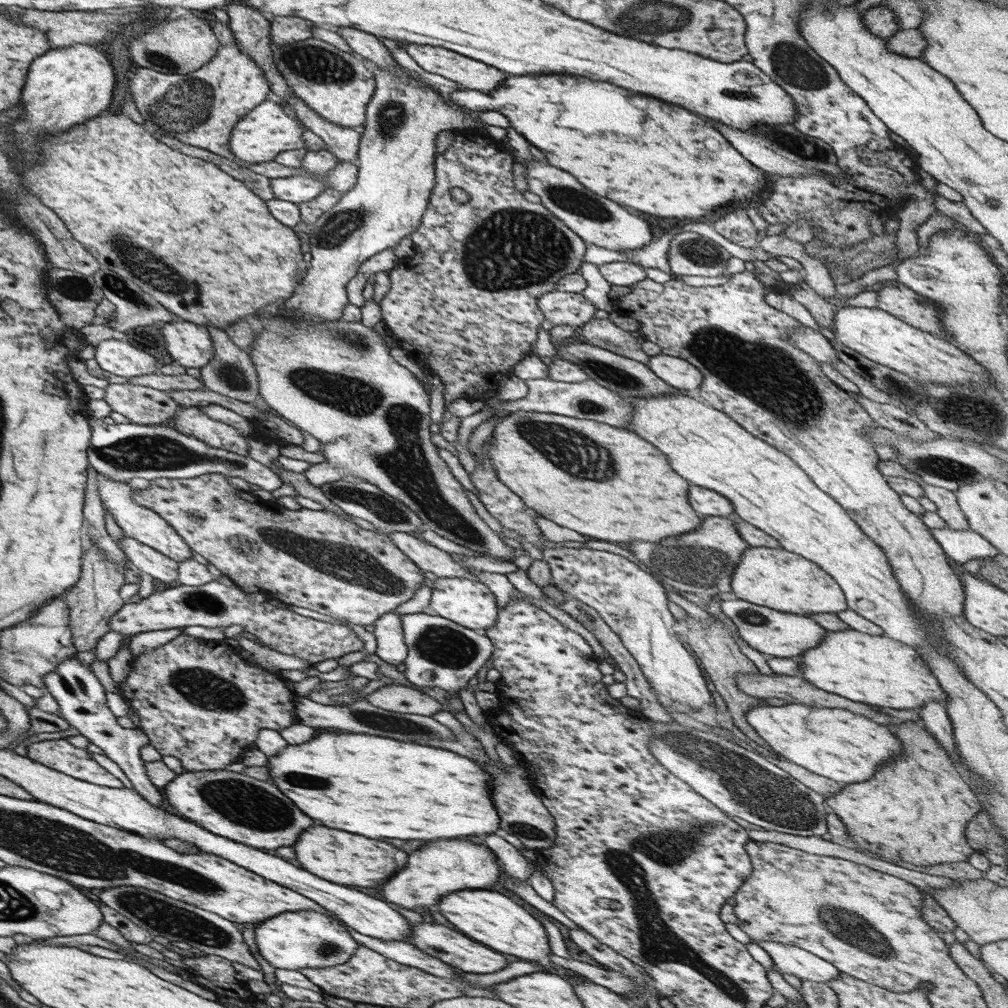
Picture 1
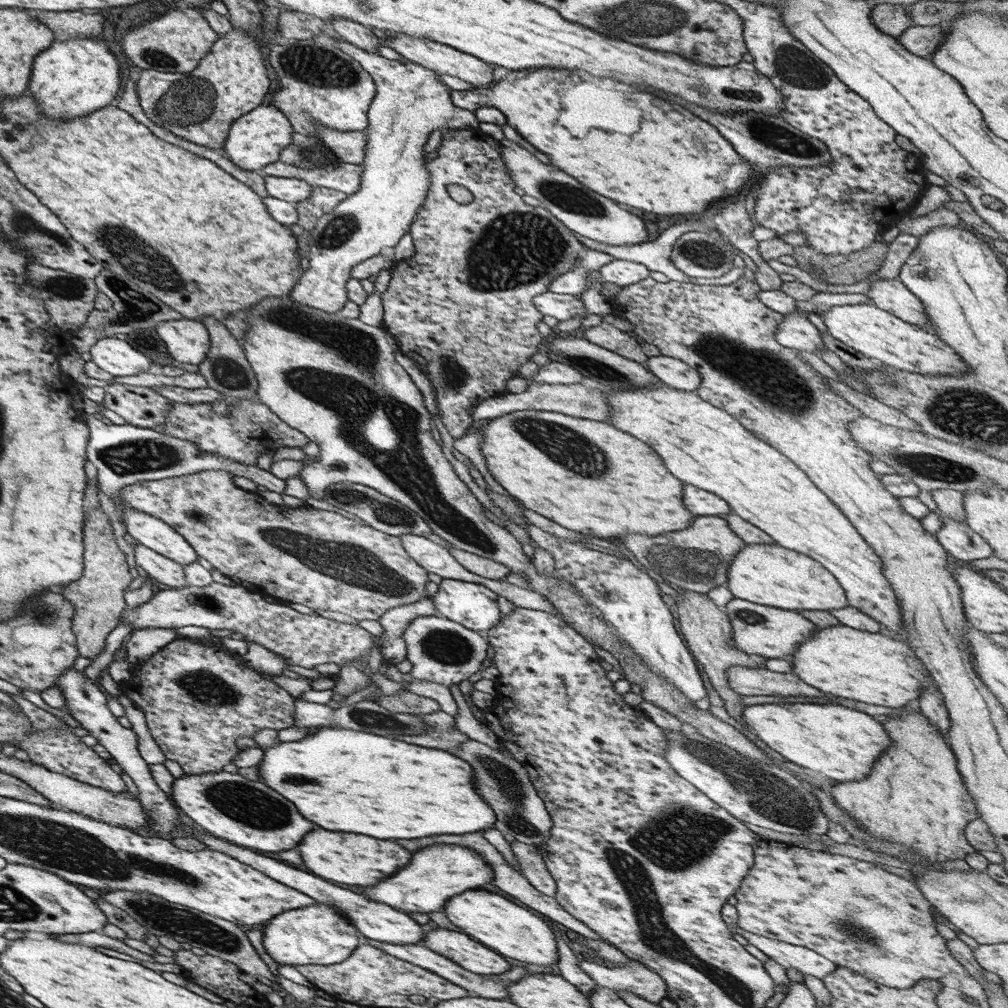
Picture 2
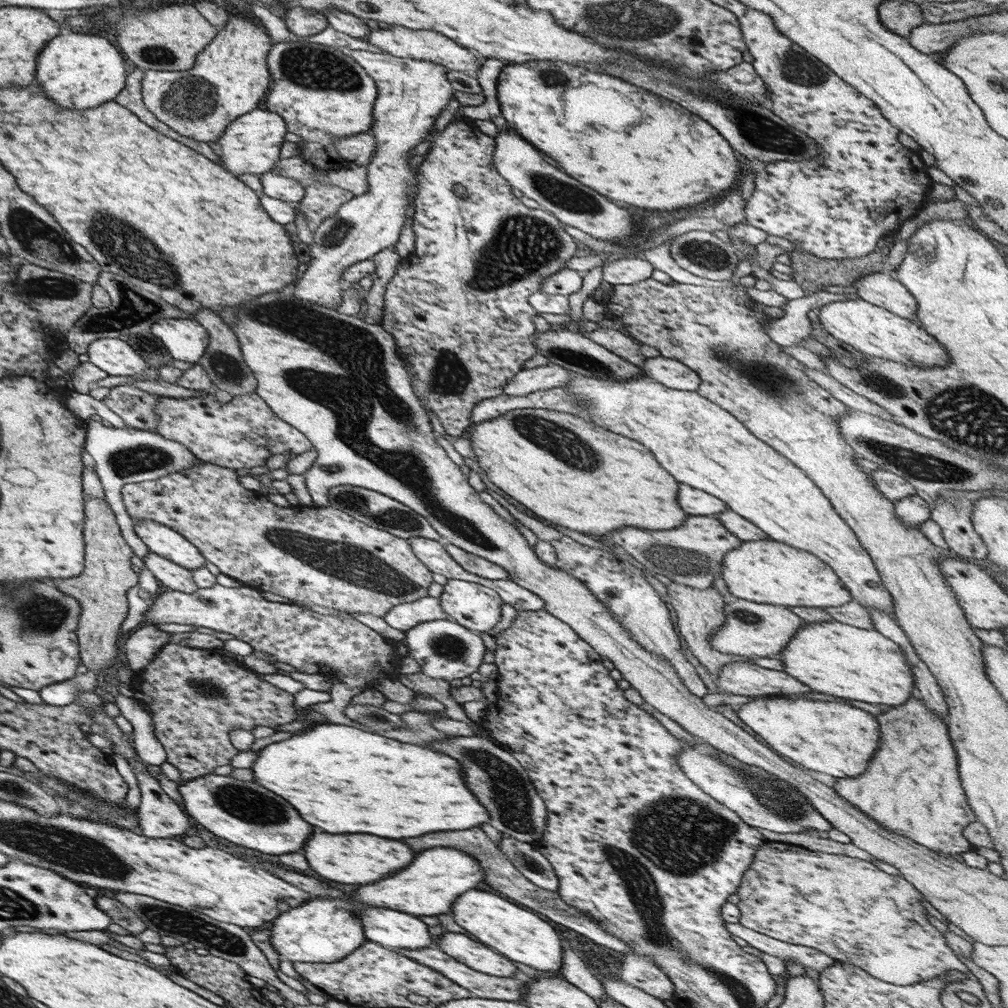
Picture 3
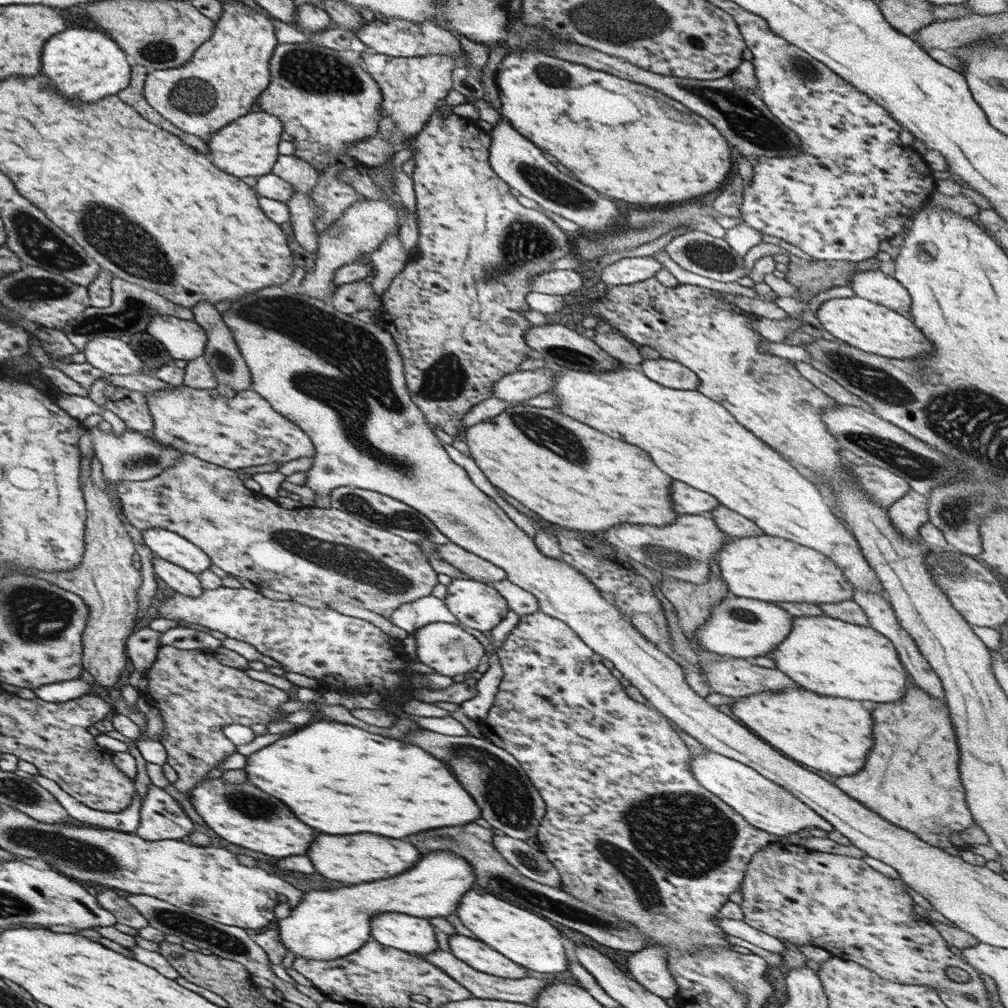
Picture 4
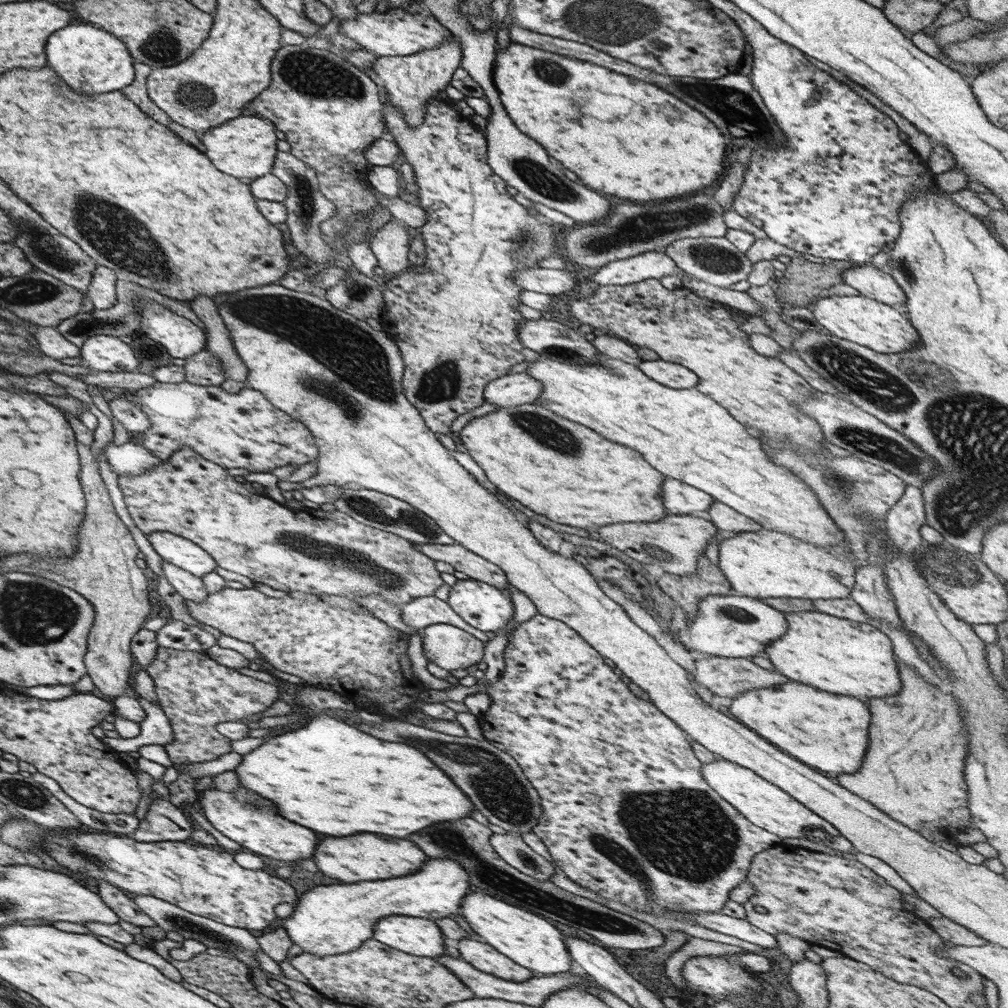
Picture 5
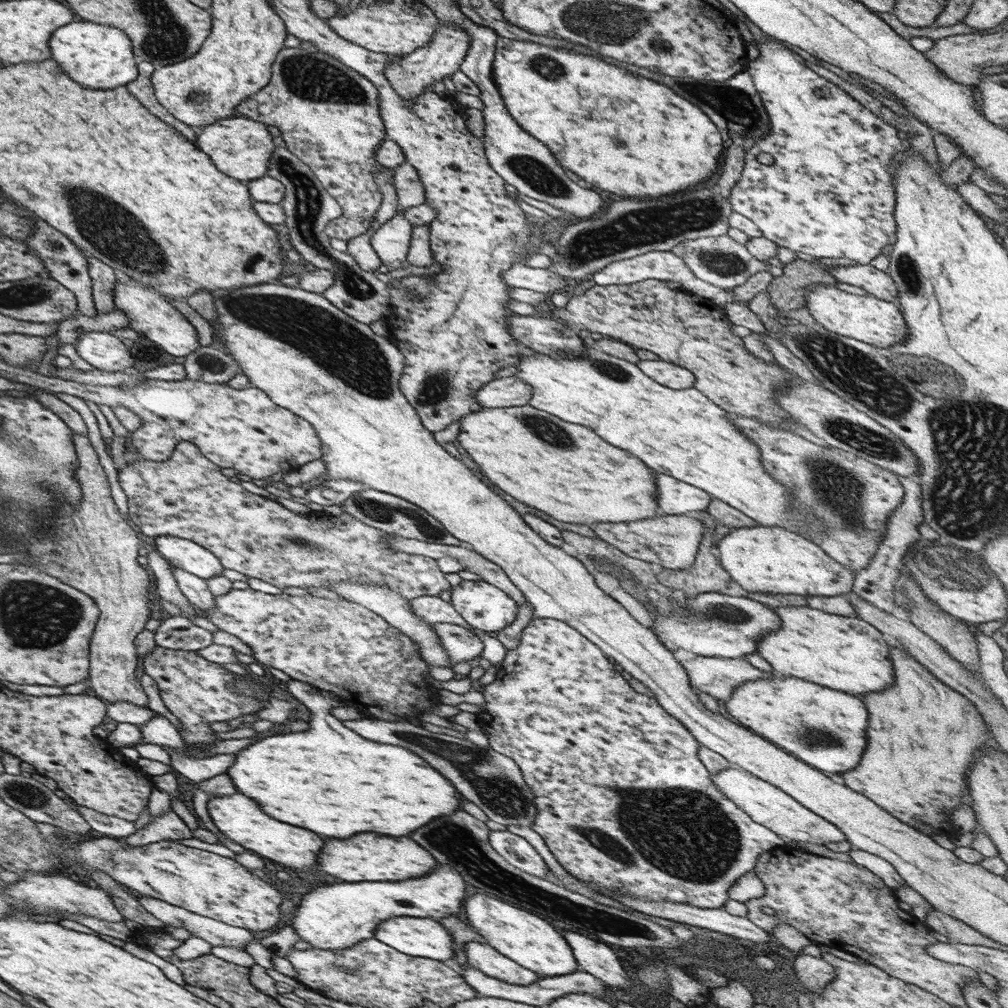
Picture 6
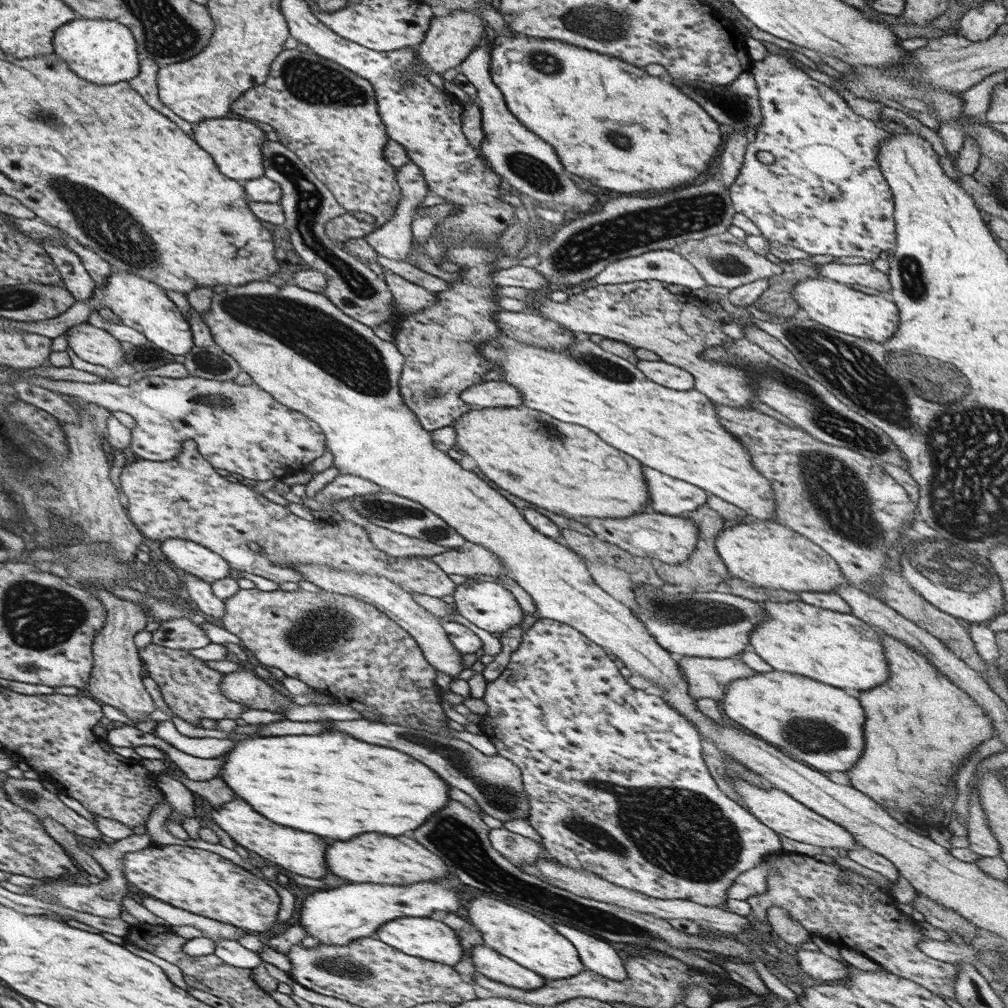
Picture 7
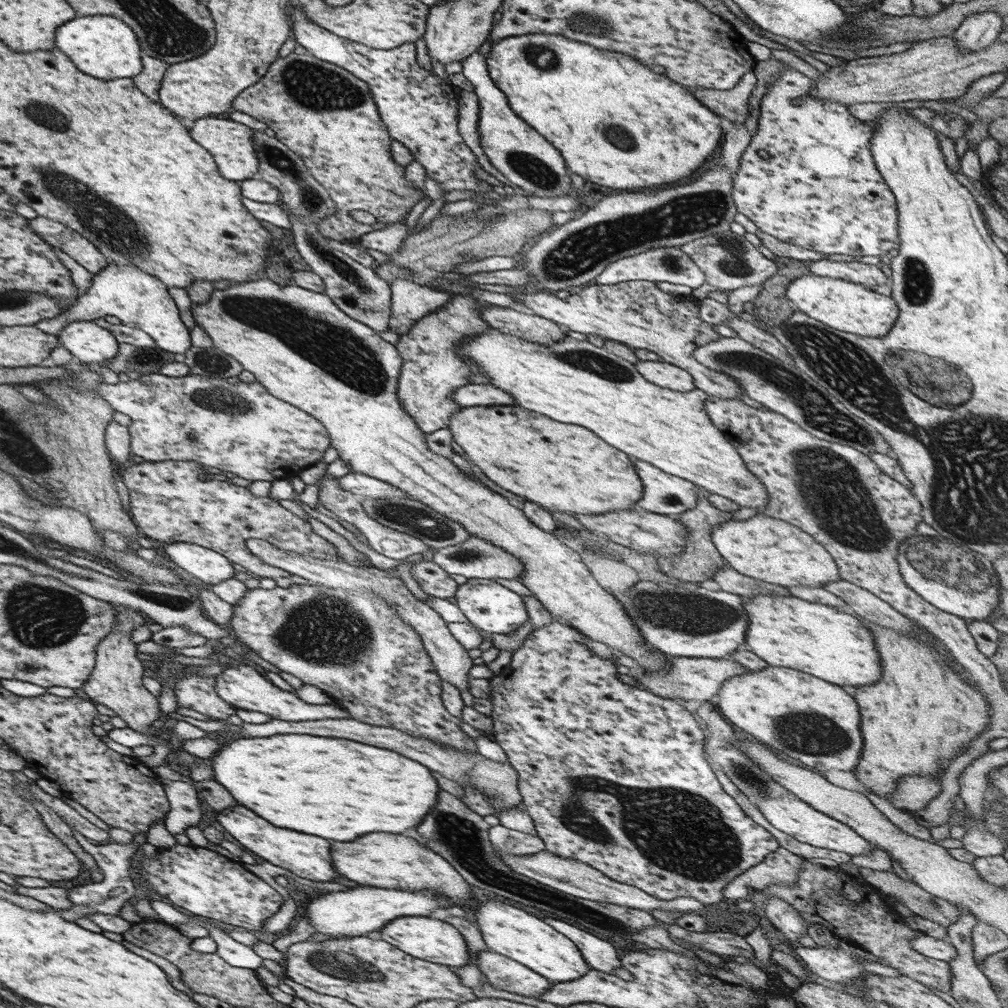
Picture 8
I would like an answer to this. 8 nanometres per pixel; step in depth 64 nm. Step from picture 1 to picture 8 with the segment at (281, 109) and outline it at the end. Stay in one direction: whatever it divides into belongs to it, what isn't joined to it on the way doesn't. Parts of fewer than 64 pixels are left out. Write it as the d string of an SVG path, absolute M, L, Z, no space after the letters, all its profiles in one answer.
M220 116L195 120L193 126L188 129L189 136L212 156L219 174L236 182L253 179L258 172L258 158L252 145L252 132L253 129Z

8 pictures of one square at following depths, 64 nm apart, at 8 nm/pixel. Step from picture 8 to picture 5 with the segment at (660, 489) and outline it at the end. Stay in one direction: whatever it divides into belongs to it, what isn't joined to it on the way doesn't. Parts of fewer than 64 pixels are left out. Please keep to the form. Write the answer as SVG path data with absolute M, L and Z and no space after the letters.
M665 478L663 482L663 506L669 515L704 515L713 501L706 492L684 482L671 478Z

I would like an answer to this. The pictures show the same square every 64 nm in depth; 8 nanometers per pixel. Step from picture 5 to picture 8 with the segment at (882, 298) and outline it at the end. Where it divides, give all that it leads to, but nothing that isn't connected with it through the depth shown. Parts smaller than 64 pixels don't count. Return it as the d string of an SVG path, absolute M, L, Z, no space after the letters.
M819 259L808 261L809 272L817 276L838 278L867 287L874 284L887 284L889 279L881 273L878 265L859 263L858 261L829 261Z

